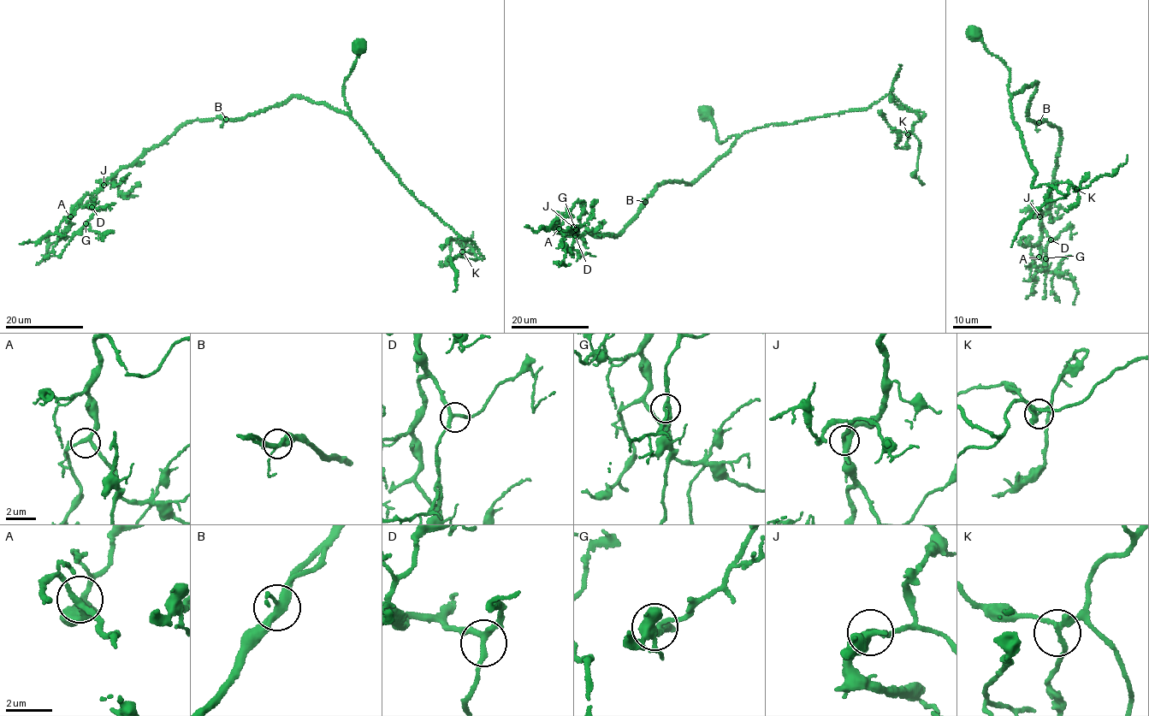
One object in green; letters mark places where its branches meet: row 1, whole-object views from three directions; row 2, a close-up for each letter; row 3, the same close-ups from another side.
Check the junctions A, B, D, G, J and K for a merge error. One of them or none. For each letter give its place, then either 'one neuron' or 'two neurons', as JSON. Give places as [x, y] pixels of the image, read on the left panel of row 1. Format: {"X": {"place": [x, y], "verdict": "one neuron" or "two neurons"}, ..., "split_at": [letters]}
{"A": {"place": [70, 216], "verdict": "one neuron"}, "B": {"place": [226, 119], "verdict": "one neuron"}, "D": {"place": [91, 207], "verdict": "one neuron"}, "G": {"place": [85, 223], "verdict": "one neuron"}, "J": {"place": [103, 185], "verdict": "one neuron"}, "K": {"place": [462, 251], "verdict": "one neuron"}, "split_at": []}

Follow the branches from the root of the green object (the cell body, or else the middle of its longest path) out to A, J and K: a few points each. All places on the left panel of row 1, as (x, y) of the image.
A: (358, 47), (343, 88), (349, 114), (294, 95), (245, 118), (188, 121), (103, 180), (74, 207), (70, 216)
J: (358, 47), (343, 88), (349, 114), (294, 95), (245, 118), (188, 121), (103, 180), (103, 185)
K: (358, 47), (342, 91), (351, 119), (418, 202), (462, 238), (472, 241), (483, 259), (471, 249), (462, 251)

